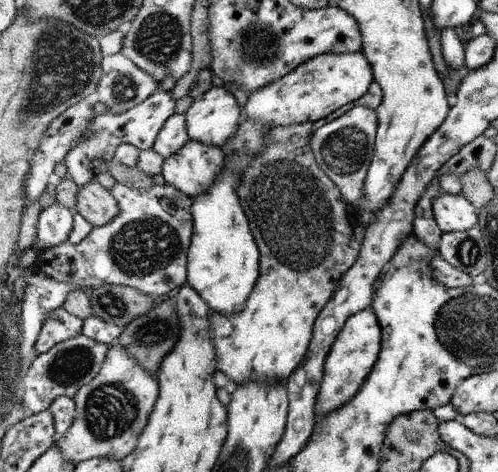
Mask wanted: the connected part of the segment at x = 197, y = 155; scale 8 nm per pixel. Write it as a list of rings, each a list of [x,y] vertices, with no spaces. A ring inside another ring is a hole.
[[[190,139],[180,152],[164,159],[161,173],[166,184],[194,200],[216,182],[224,166],[224,157],[225,152],[220,147]]]

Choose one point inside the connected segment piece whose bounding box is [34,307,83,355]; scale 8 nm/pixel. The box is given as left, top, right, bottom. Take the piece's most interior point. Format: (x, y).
(60, 325)

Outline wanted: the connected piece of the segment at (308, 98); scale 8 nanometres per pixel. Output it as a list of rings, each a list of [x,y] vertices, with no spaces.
[[[362,51],[322,54],[248,95],[242,116],[244,120],[258,120],[268,128],[316,122],[345,104],[358,103],[373,82],[373,68]]]

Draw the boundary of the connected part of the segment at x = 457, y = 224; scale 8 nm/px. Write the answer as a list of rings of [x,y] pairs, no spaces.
[[[441,192],[432,200],[432,210],[440,230],[446,232],[464,232],[477,224],[474,205],[461,193]]]

